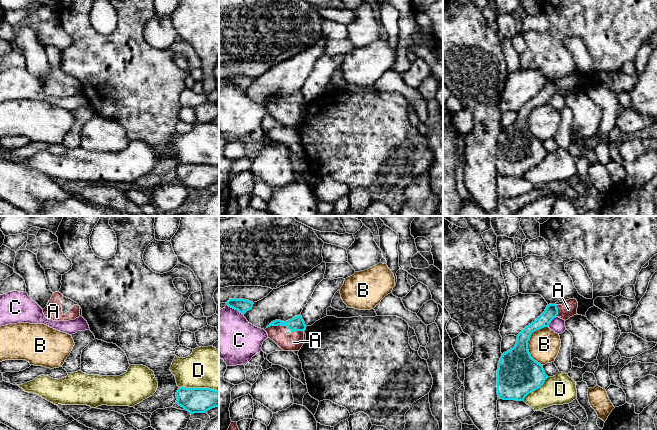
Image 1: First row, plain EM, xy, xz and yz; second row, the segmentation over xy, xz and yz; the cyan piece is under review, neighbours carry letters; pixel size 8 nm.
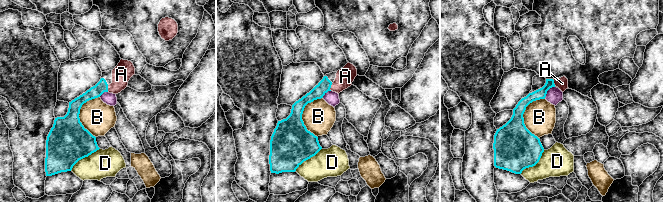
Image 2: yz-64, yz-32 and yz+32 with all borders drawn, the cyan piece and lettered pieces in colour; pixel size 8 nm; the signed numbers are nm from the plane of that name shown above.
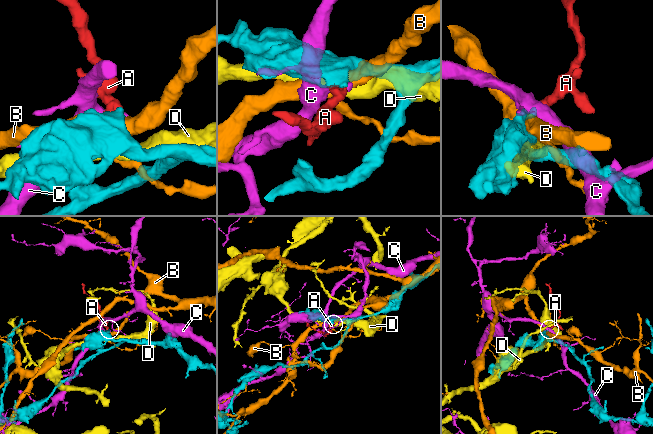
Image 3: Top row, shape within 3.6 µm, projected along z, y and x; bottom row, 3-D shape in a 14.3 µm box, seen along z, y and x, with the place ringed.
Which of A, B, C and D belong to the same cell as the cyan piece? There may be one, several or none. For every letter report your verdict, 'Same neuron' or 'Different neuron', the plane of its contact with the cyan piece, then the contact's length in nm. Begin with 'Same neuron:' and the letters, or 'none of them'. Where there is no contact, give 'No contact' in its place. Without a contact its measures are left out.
Same neuron: A
A: Same neuron. Touches cyan in xz. Shared border 180 nm
B: Different neuron. Touches cyan in yz. Shared border 320 nm
C: Different neuron. Touches cyan in yz. Shared border 120 nm
D: Different neuron. Touches cyan in xy. Shared border 320 nm

